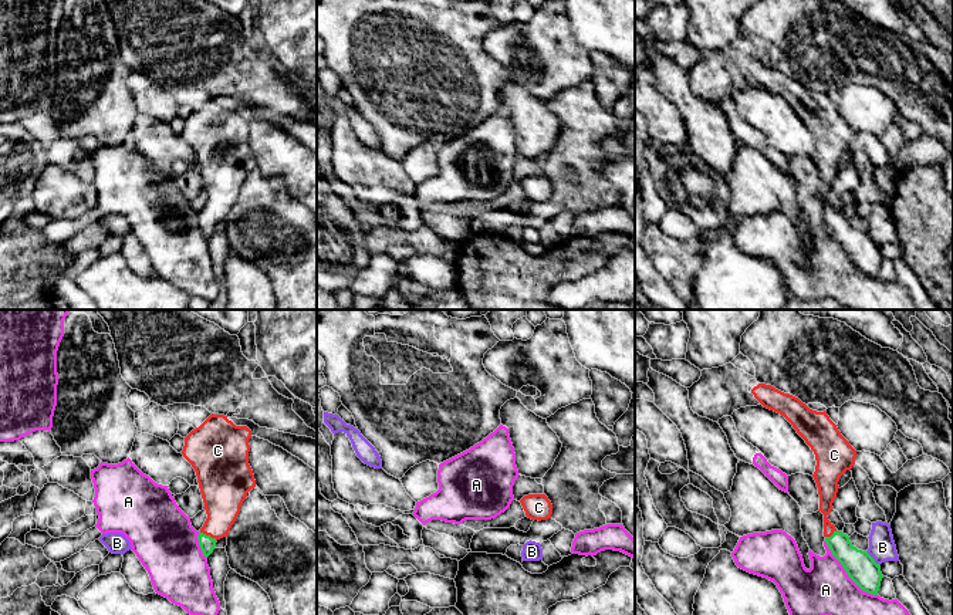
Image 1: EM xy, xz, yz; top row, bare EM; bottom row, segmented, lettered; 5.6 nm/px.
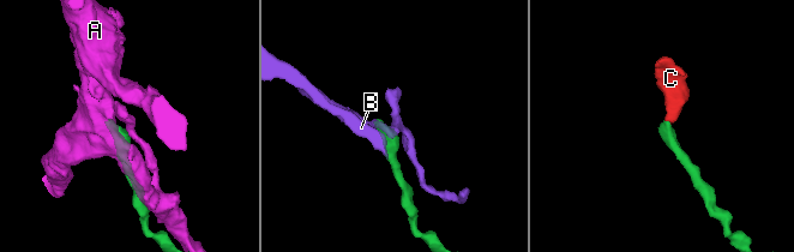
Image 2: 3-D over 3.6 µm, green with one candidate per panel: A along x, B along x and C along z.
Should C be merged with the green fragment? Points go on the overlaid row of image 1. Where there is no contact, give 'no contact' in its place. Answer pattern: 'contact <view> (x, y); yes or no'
contact xy (208, 536); yes

